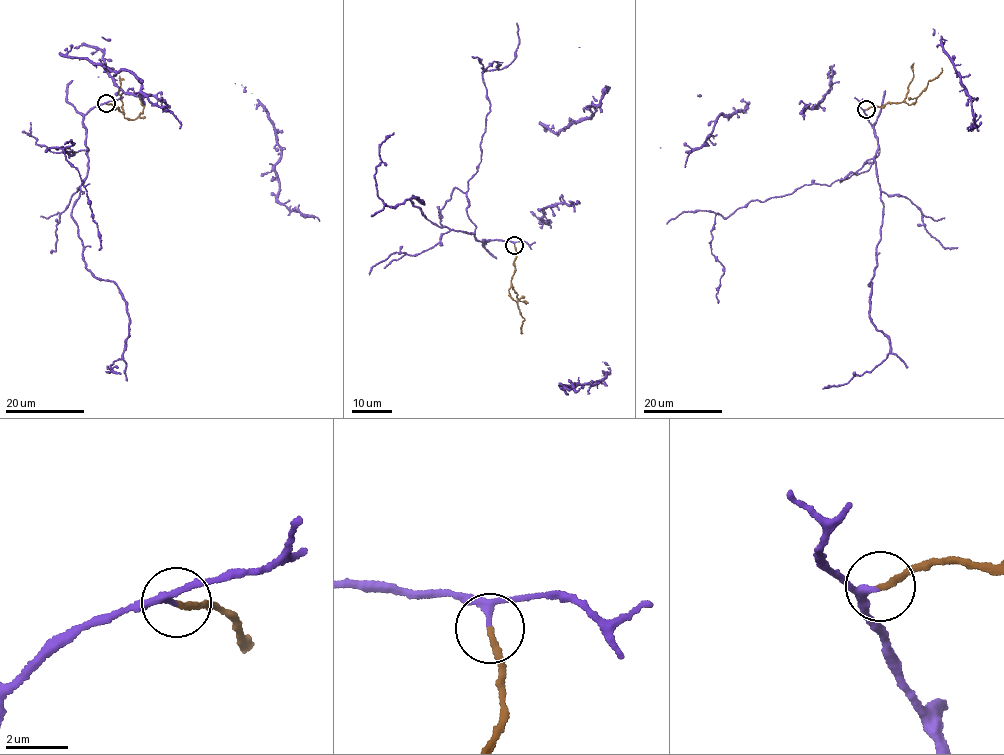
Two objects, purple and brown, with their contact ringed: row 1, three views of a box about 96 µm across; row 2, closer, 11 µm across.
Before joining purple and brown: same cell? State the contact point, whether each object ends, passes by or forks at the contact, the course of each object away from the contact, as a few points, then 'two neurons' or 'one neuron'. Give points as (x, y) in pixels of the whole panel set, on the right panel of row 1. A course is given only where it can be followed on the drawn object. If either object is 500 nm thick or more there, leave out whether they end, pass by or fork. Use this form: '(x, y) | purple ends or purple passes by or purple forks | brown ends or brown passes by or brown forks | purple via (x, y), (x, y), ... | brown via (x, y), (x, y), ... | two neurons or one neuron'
(866, 109) | purple passes by | brown ends | purple via (866, 109), (878, 143), (883, 207), (870, 320), (890, 350), (870, 371), (822, 389) | brown via (866, 109), (887, 103), (914, 103), (929, 81), (940, 74), (941, 68) | one neuron

